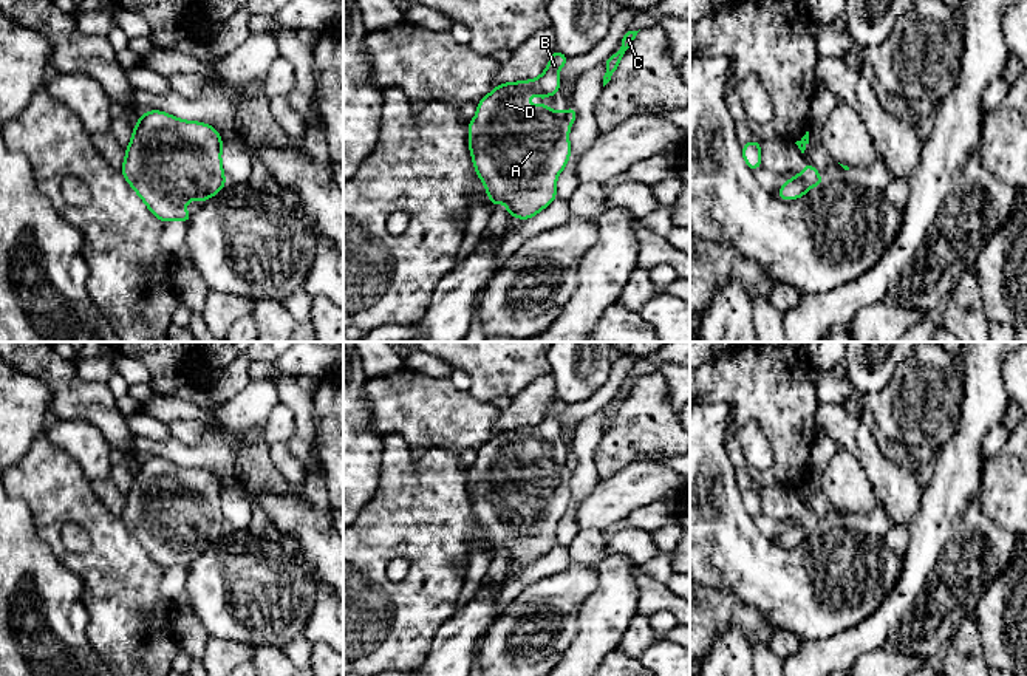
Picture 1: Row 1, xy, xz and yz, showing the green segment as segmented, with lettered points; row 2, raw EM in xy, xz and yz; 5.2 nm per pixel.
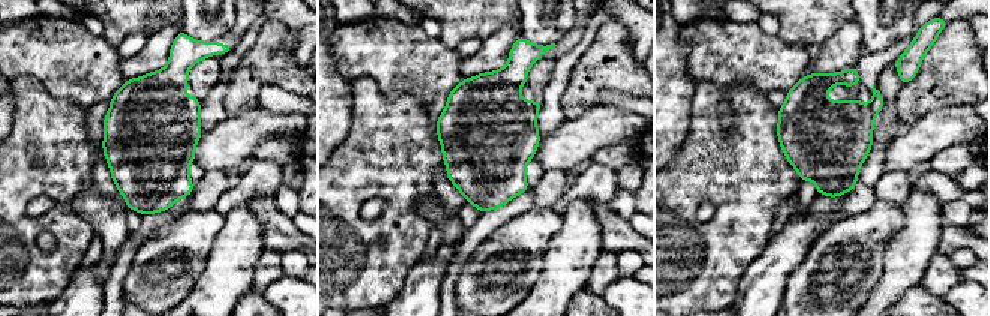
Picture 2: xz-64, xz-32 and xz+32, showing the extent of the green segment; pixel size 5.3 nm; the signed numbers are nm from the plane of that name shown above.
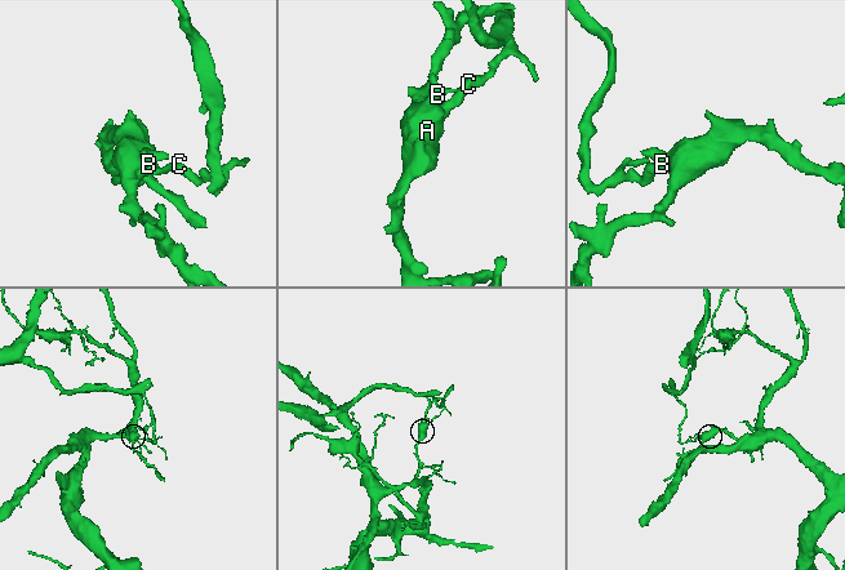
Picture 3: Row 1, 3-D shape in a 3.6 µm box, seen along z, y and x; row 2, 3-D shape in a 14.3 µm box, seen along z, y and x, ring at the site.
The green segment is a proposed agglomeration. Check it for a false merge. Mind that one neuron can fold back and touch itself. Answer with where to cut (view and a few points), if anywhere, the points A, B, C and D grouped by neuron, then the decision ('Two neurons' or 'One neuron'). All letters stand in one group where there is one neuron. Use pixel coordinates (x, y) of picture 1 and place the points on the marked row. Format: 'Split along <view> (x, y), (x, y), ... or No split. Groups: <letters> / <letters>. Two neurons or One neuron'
Split along xz (563, 113), (569, 124). Groups: A B D / C. Two neurons

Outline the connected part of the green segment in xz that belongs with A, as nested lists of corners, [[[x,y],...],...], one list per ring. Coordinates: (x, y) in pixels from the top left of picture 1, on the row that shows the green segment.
[[[557,48],[543,74],[532,80],[496,85],[478,102],[476,116],[469,122],[469,149],[475,172],[481,178],[492,206],[504,203],[507,215],[529,220],[555,198],[557,176],[569,162],[569,127],[563,111],[548,108],[541,101],[532,107],[527,96],[554,96],[560,91],[558,71],[569,57]]]

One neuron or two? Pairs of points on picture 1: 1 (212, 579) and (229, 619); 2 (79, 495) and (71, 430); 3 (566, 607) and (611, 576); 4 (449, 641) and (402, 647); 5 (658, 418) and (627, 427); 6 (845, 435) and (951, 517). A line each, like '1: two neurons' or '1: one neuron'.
1: one neuron
2: two neurons
3: two neurons
4: two neurons
5: one neuron
6: two neurons

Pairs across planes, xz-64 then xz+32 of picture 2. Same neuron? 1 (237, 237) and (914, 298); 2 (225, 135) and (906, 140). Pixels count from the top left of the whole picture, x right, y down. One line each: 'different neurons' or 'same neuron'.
1: different neurons
2: same neuron

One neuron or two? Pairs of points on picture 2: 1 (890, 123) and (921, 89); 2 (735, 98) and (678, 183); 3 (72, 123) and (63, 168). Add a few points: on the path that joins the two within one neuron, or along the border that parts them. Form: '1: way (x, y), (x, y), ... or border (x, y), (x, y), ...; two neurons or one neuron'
1: border (903, 86), (897, 95), (899, 119); two neurons
2: way (740, 120), (740, 128), (701, 166); one neuron
3: way (63, 134), (63, 158); one neuron

